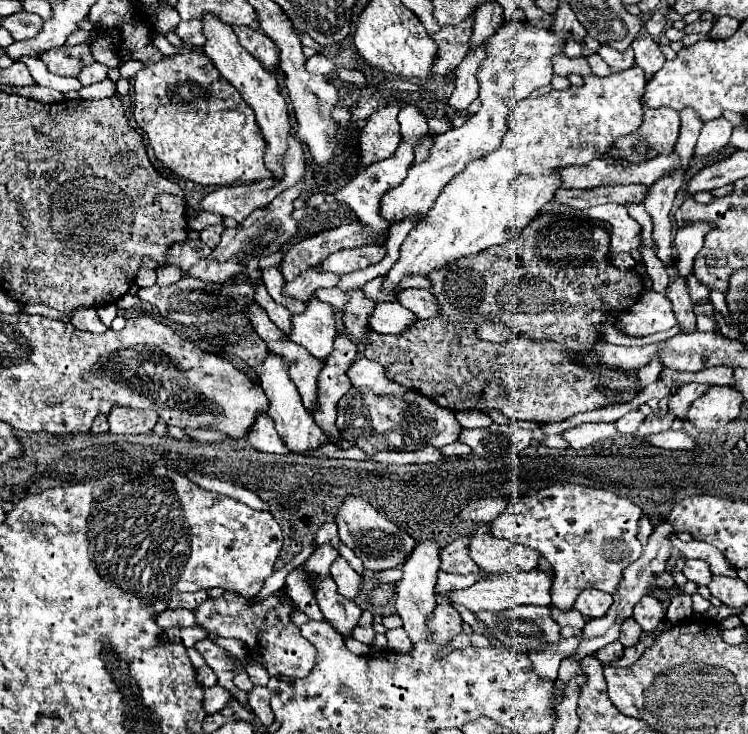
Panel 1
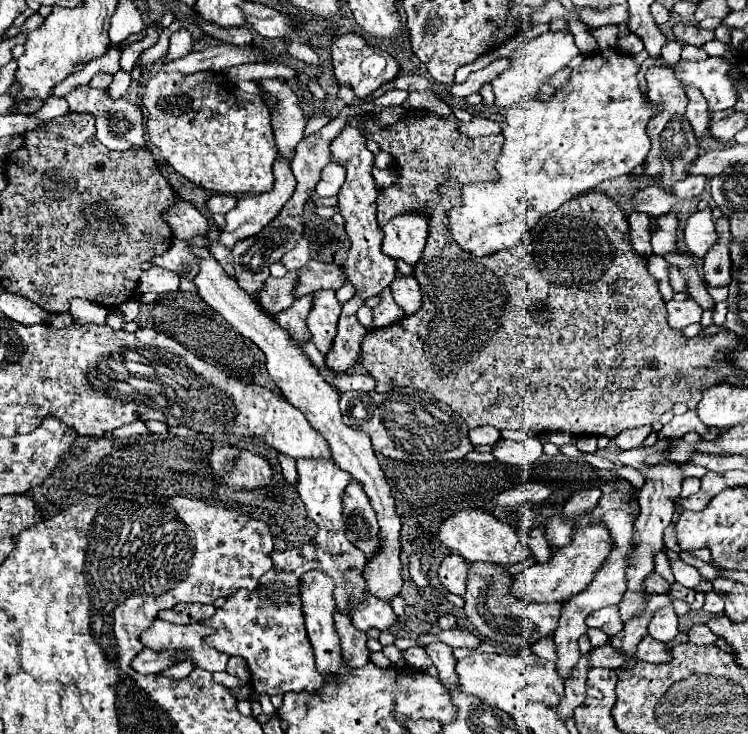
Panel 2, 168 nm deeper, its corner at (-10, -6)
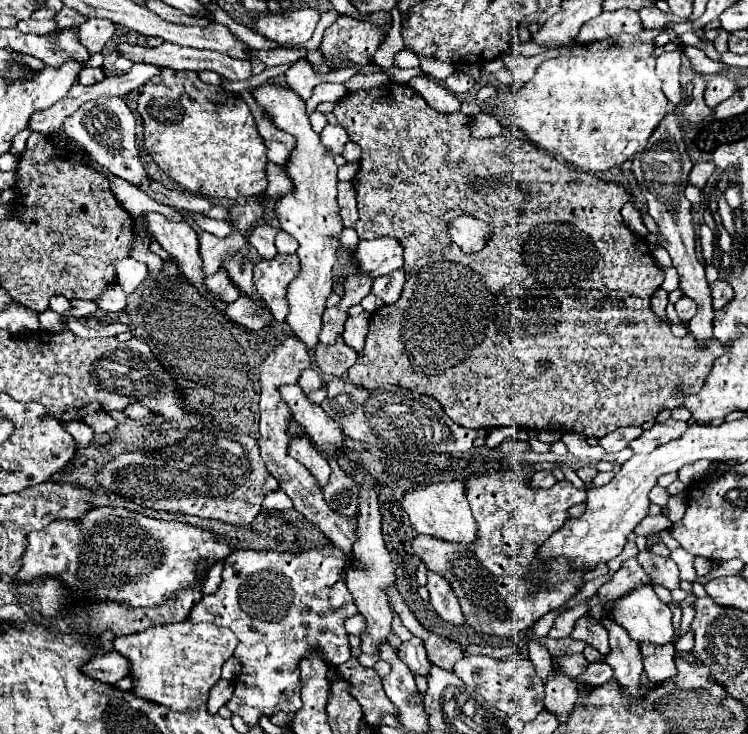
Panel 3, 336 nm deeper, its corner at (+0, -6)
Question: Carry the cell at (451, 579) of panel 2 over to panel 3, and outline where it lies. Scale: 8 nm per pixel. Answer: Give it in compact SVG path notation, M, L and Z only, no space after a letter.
M428 569L428 583L426 589L430 591L430 603L434 605L436 613L454 625L464 625L464 615L460 611L458 599L450 587L450 583L446 583L446 579L442 579L442 575L434 573Z

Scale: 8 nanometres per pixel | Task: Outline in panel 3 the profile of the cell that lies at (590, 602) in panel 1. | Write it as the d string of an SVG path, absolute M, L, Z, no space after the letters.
M584 615L584 617L580 617L576 621L572 637L586 641L588 645L596 647L602 655L608 655L608 651L610 651L610 647L608 647L608 631L600 623L594 623L594 619L590 619L590 615Z

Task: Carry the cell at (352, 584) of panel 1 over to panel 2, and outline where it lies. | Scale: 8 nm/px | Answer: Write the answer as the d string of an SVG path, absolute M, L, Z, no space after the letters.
M368 593L368 607L360 607L360 611L356 611L356 617L352 617L352 623L356 623L356 629L364 633L372 627L392 633L398 625L398 617L388 603L380 603L380 599L372 599Z

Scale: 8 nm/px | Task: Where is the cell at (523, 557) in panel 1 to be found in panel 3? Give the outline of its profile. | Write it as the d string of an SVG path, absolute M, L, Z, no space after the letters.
M432 483L428 487L418 487L414 491L408 491L402 499L404 511L410 517L412 527L420 535L432 535L442 541L450 543L474 543L478 539L478 525L474 523L466 493L464 493L464 483Z

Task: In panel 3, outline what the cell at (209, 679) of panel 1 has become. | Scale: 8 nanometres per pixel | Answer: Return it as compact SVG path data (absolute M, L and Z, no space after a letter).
M220 679L212 689L210 689L210 695L208 695L208 711L210 713L216 713L220 707L224 707L230 697L234 695L234 685L232 681L226 681L226 679Z

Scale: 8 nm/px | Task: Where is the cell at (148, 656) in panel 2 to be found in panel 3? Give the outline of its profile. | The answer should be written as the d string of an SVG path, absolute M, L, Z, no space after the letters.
M110 651L106 655L98 655L96 659L90 659L82 671L86 671L90 677L104 681L104 683L116 683L130 675L130 661L122 659L118 651Z

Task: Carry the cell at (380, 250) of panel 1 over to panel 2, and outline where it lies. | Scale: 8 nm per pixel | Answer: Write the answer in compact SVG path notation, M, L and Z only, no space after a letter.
M308 261L298 271L298 285L294 287L294 299L308 295L318 289L340 289L344 285L344 271L338 269L336 263L322 263L322 261Z

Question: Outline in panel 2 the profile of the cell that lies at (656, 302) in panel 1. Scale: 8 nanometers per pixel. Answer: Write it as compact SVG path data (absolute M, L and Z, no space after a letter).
M694 299L684 301L668 301L668 323L672 329L684 329L690 323L700 323L702 307Z

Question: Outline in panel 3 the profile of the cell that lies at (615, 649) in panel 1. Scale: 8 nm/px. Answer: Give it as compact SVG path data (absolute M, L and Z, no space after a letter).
M576 653L576 655L562 655L562 657L558 657L556 663L566 671L566 675L574 675L574 677L580 675L582 671L586 671L586 667L590 665L582 653Z

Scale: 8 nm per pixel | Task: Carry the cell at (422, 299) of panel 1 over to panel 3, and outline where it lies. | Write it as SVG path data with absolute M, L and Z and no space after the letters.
M396 269L388 275L382 275L378 279L374 279L374 287L372 287L372 293L376 297L380 297L386 305L392 305L400 299L400 291L404 287L404 281L406 281L406 275L402 269Z

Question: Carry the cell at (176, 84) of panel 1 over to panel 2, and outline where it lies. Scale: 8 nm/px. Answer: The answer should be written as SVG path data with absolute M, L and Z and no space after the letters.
M160 71L146 85L142 103L148 111L146 123L150 141L160 149L160 155L174 167L174 171L190 179L194 185L228 195L260 195L272 189L272 163L278 155L278 149L272 135L270 111L260 95L240 91L216 71L198 71L192 75Z

